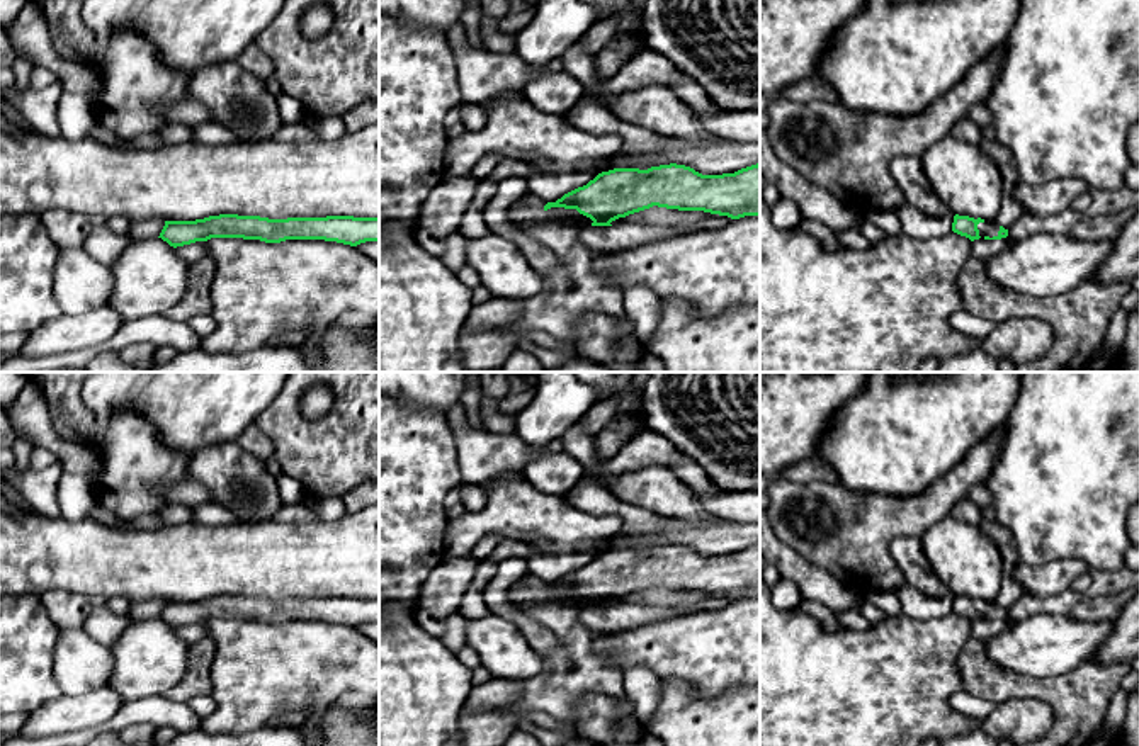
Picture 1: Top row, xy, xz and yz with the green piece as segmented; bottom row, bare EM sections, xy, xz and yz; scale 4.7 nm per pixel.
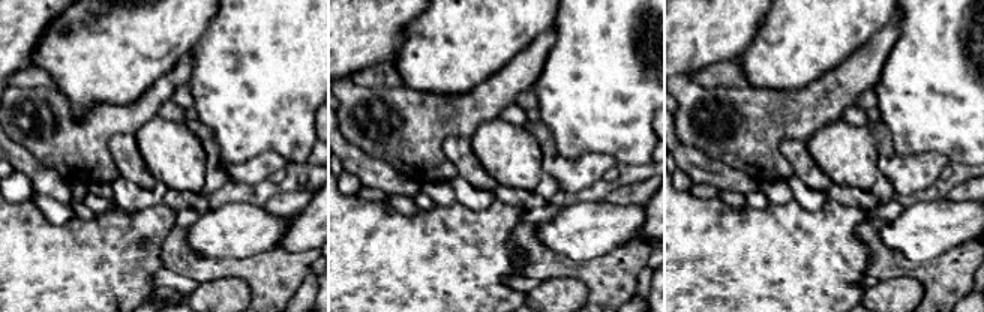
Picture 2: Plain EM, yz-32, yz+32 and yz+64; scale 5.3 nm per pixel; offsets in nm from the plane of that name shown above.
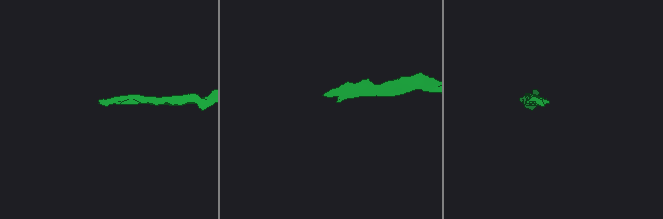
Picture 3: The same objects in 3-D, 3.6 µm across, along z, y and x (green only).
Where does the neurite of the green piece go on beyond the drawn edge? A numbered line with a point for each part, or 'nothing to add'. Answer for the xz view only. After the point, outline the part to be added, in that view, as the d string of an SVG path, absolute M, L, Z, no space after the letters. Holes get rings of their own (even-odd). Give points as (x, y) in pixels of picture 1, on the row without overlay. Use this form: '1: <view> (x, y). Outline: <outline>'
1: xz (572, 595). Outline: M570 590L566 593L544 593L544 595L539 595L539 596L536 596L529 602L527 608L529 607L537 607L537 605L546 605L546 603L559 605L561 602L581 602L583 603L581 608L588 608L593 603L590 598L580 595L576 590ZM578 608L578 610L581 610L581 608Z

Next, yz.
1: yz (988, 609). Outline: M984 602L978 605L978 610L981 619L984 617L993 619L993 617L998 617L1000 605L996 602Z

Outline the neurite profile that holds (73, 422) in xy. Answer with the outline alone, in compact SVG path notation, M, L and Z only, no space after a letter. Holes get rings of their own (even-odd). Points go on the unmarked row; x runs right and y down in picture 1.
M26 372L34 381L49 408L53 427L63 440L94 445L94 415L82 401L82 386L90 372Z

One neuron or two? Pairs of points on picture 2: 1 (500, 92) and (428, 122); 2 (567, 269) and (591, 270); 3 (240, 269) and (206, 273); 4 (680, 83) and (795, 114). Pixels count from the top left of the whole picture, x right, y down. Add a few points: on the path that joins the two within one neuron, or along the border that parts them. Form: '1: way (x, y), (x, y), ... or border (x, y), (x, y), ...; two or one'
1: way (482, 104), (461, 116), (446, 116); one
2: way (573, 269), (585, 270); one
3: way (231, 269), (215, 269); one
4: way (708, 105), (717, 114), (767, 114); one

